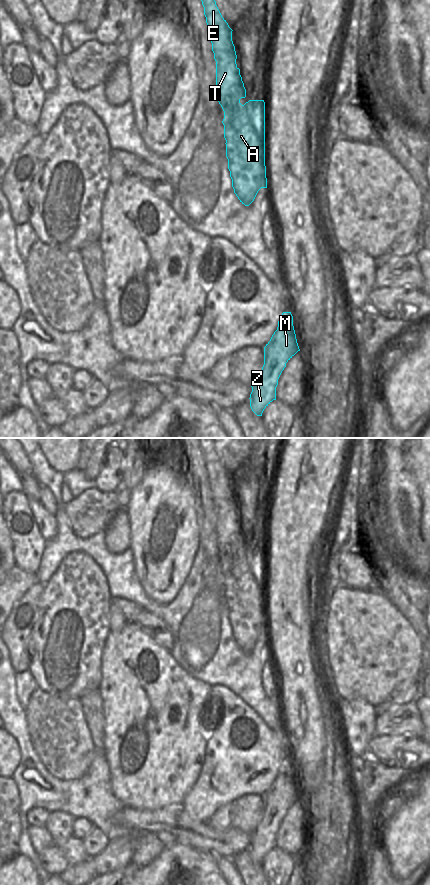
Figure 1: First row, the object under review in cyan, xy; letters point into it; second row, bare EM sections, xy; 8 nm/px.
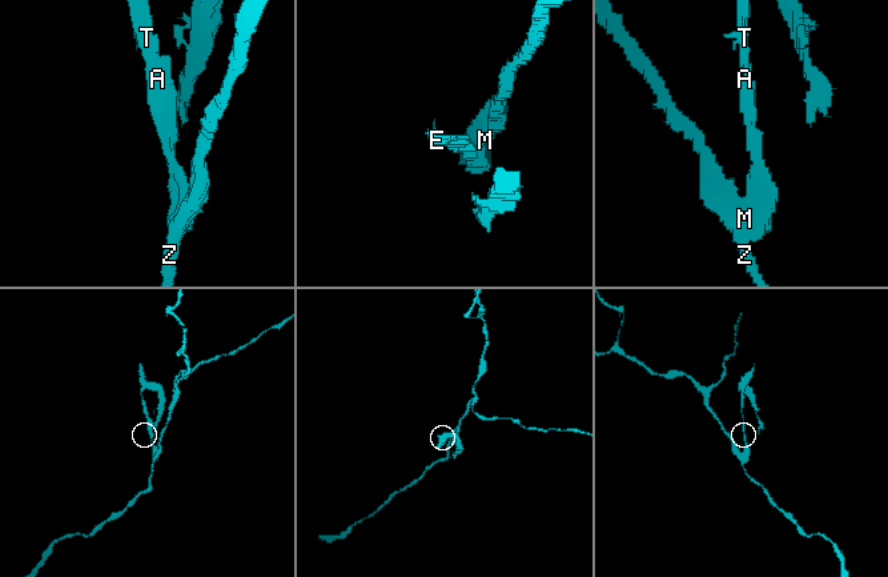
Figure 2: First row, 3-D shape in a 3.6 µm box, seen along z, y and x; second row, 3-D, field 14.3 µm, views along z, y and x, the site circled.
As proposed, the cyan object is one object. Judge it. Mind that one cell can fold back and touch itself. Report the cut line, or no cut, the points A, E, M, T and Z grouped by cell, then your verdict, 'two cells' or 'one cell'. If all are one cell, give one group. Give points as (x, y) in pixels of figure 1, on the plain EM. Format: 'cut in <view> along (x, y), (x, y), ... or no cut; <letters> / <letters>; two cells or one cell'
cut in xy along (292, 772), (277, 778); A E T / M Z; two cells

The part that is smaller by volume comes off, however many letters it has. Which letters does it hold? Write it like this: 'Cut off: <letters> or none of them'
Cut off: A, E, T

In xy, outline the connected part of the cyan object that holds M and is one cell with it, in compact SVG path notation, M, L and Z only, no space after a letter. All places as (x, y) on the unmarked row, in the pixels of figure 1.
M294 774L276 778L264 795L264 813L252 835L250 855L257 864L276 848L278 827L286 811L300 799Z

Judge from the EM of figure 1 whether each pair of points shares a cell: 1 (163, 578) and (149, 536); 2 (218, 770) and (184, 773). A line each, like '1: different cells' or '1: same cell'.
1: same cell
2: different cells

